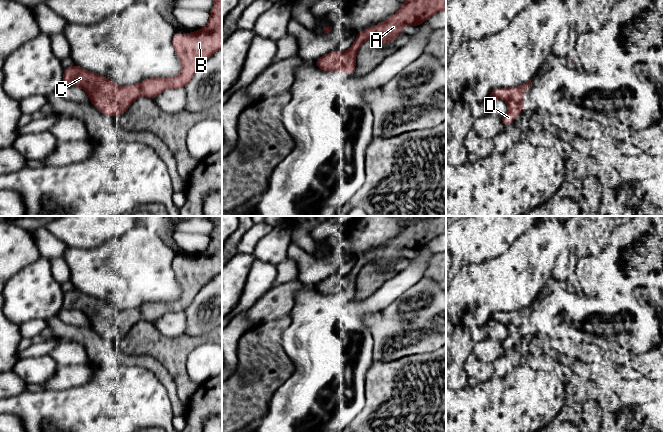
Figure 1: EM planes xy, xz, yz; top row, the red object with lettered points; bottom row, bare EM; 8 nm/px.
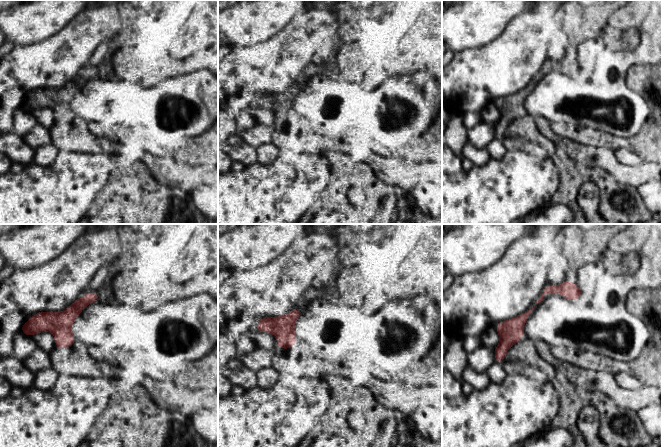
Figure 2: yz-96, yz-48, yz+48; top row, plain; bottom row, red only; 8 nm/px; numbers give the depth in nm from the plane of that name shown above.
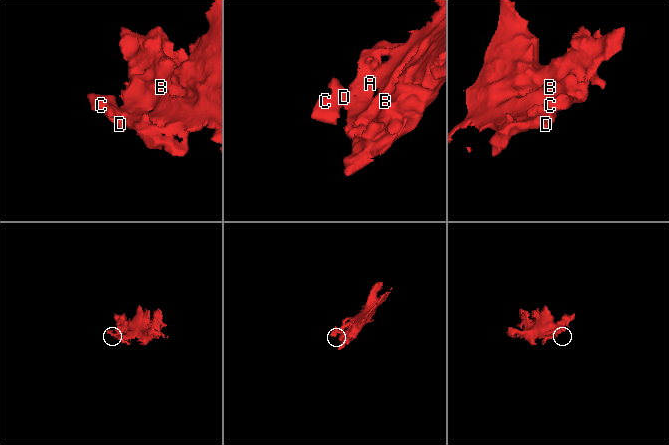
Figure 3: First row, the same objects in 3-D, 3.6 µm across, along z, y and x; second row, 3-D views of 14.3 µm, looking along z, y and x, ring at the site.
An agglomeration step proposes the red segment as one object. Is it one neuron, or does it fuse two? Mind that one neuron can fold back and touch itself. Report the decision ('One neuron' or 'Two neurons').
One neuron

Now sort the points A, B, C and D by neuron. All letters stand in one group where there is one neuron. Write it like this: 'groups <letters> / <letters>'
groups A B C D

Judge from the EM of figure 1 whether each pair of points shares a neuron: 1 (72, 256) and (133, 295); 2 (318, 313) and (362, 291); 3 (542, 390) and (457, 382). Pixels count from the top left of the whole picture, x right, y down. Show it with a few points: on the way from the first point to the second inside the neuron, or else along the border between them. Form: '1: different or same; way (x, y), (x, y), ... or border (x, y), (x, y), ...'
1: same; way (87, 266), (95, 272), (110, 272), (118, 280)
2: different; border (373, 292), (360, 300), (352, 300), (350, 298)
3: different; border (468, 385), (456, 389)

